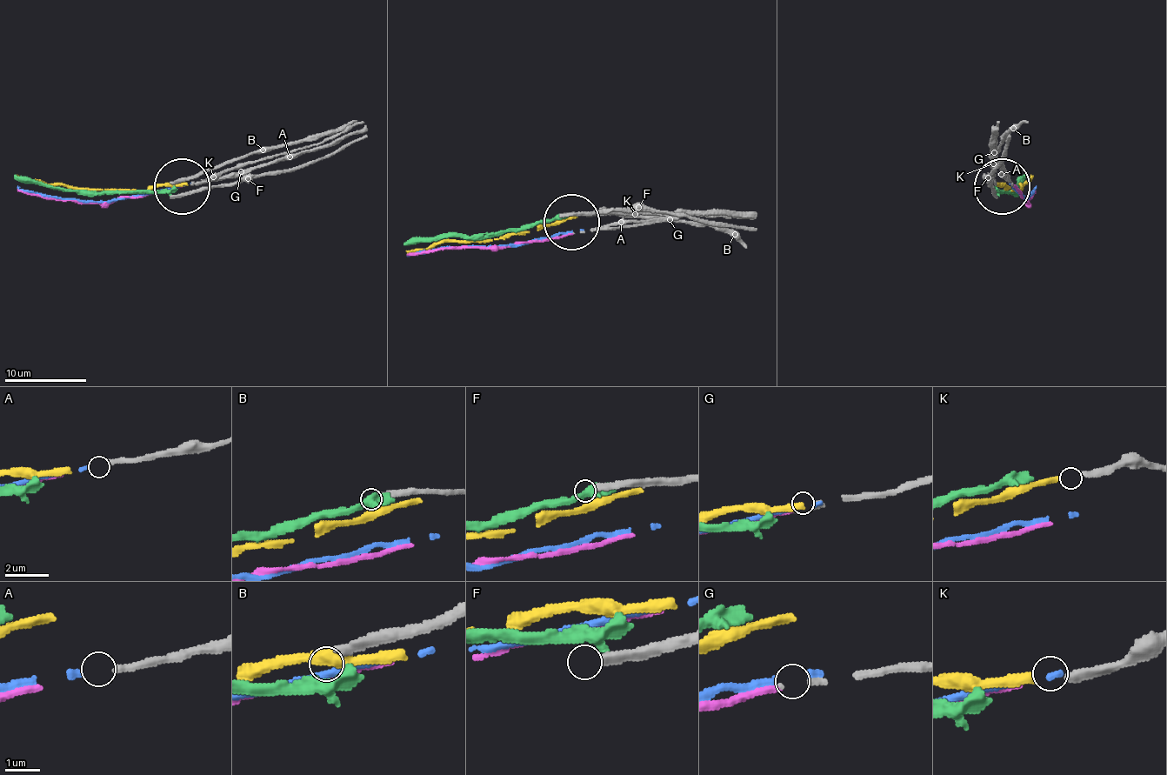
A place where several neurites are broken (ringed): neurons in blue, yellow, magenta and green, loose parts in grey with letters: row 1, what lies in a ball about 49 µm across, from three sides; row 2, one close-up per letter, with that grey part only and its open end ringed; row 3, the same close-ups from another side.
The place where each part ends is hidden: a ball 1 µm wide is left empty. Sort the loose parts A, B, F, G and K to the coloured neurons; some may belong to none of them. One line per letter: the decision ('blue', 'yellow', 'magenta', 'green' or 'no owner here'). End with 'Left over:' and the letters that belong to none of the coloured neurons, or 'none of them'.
A: blue
B: no owner here
F: no owner here
G: magenta
K: yellow
Left over: B, F

